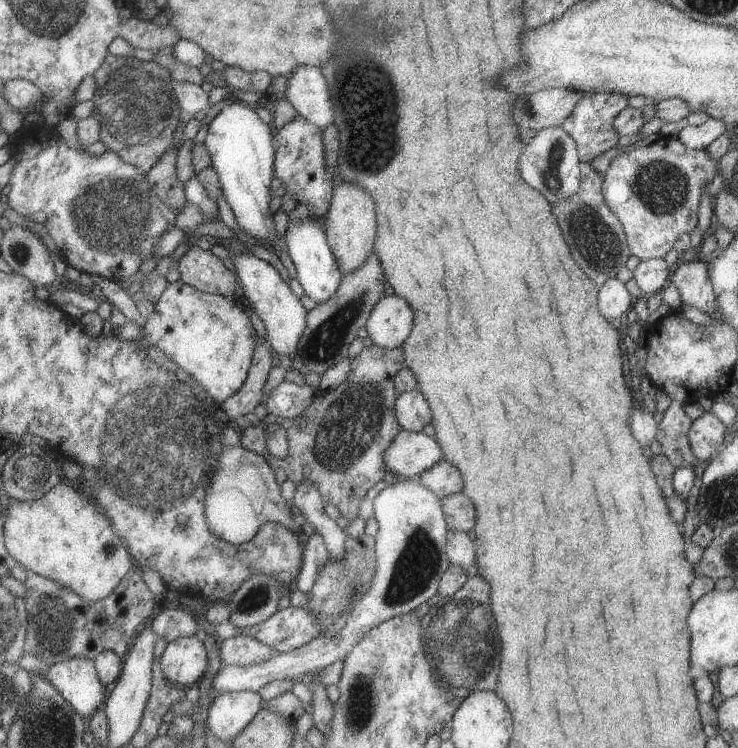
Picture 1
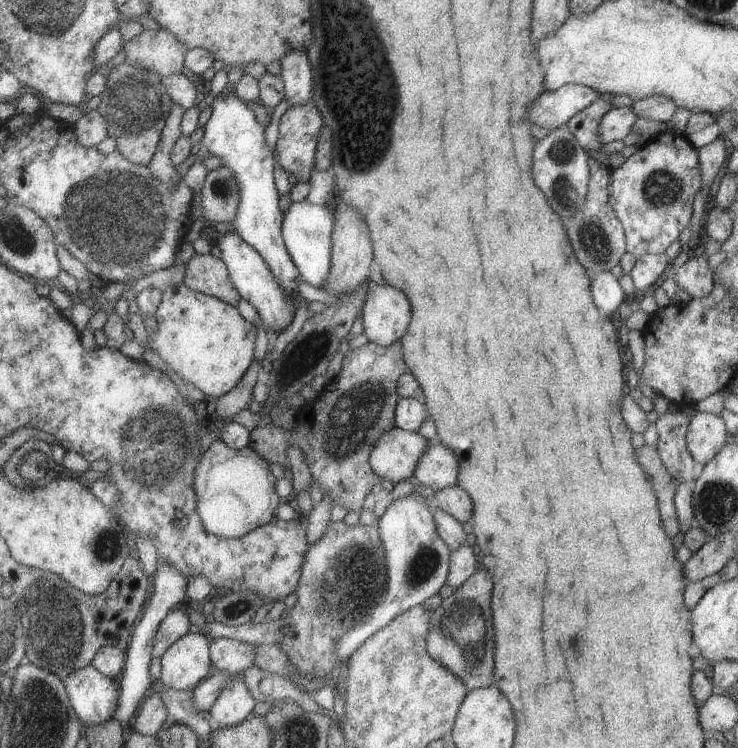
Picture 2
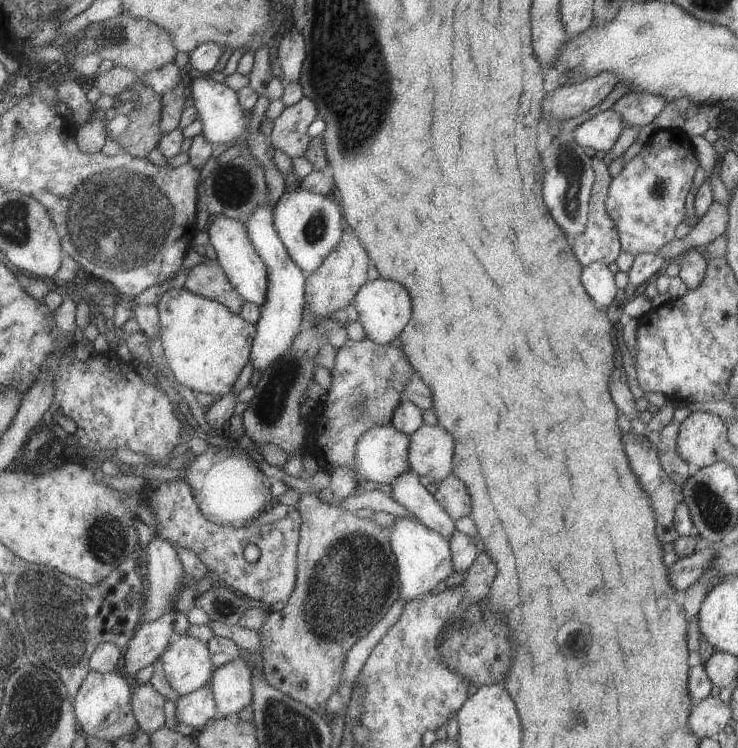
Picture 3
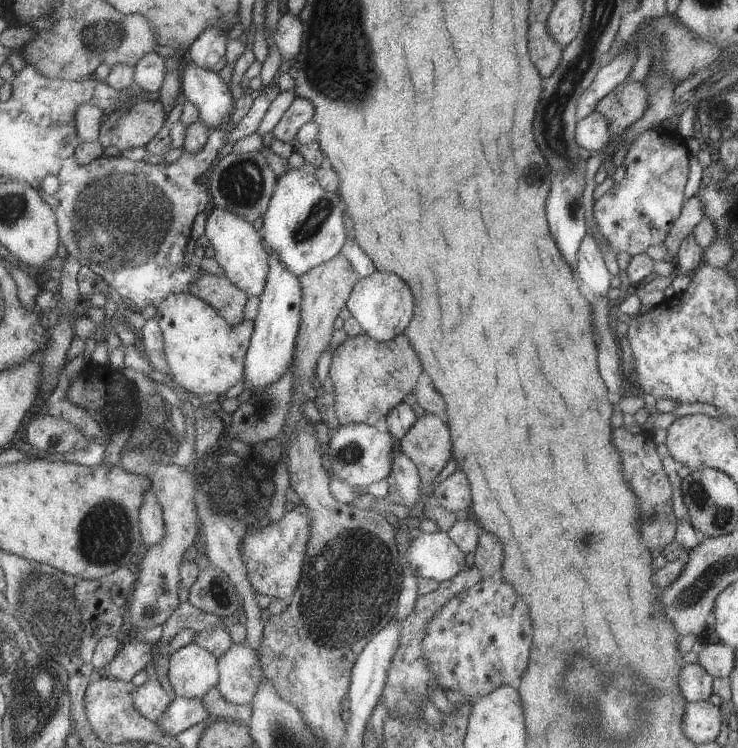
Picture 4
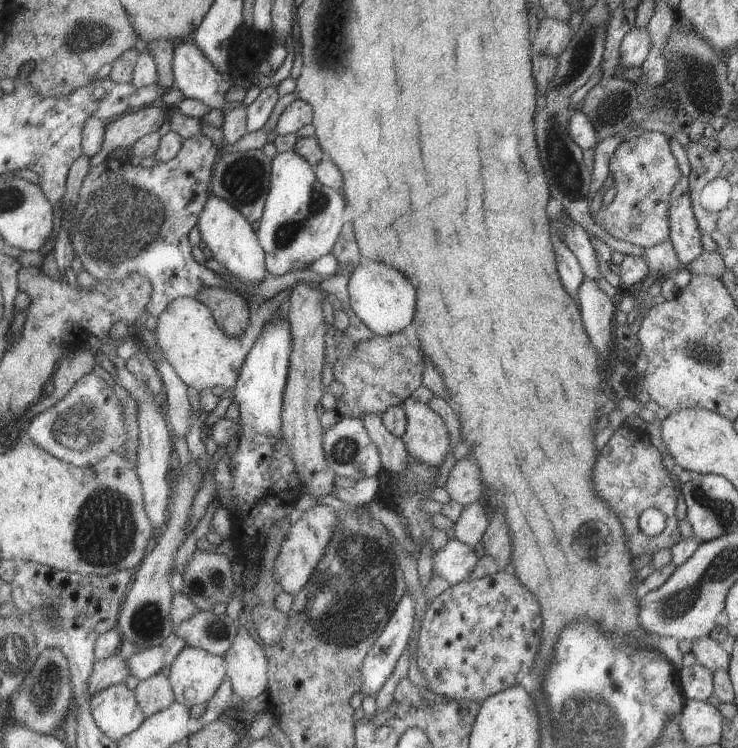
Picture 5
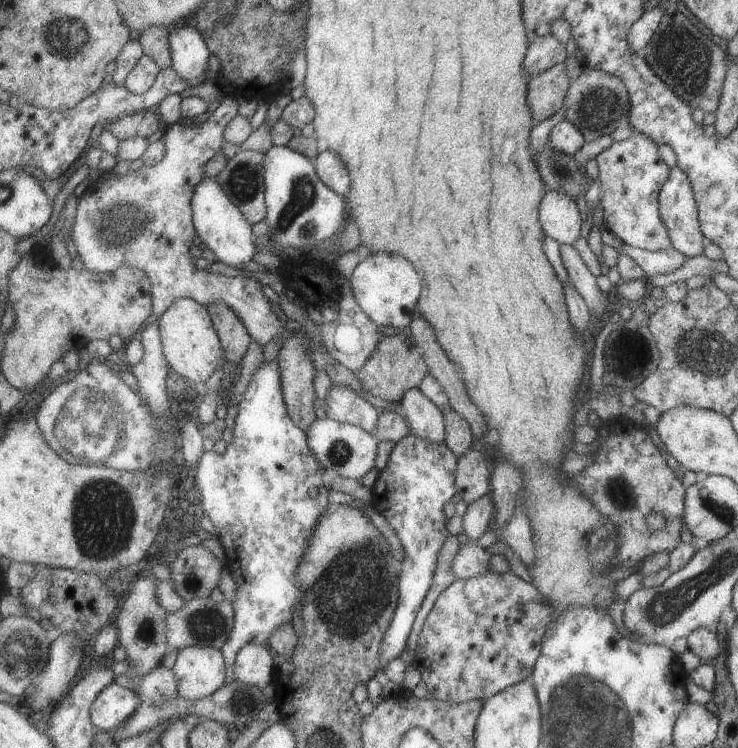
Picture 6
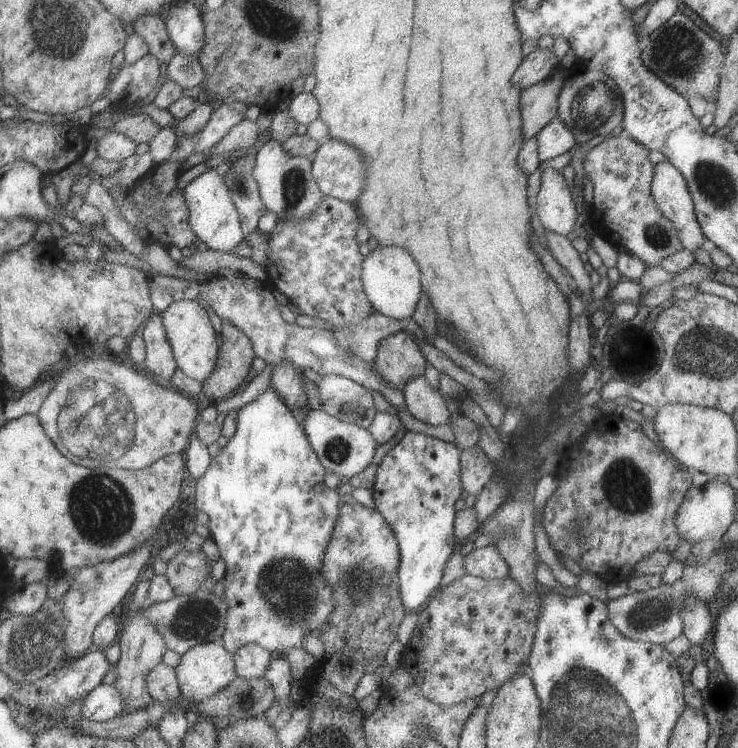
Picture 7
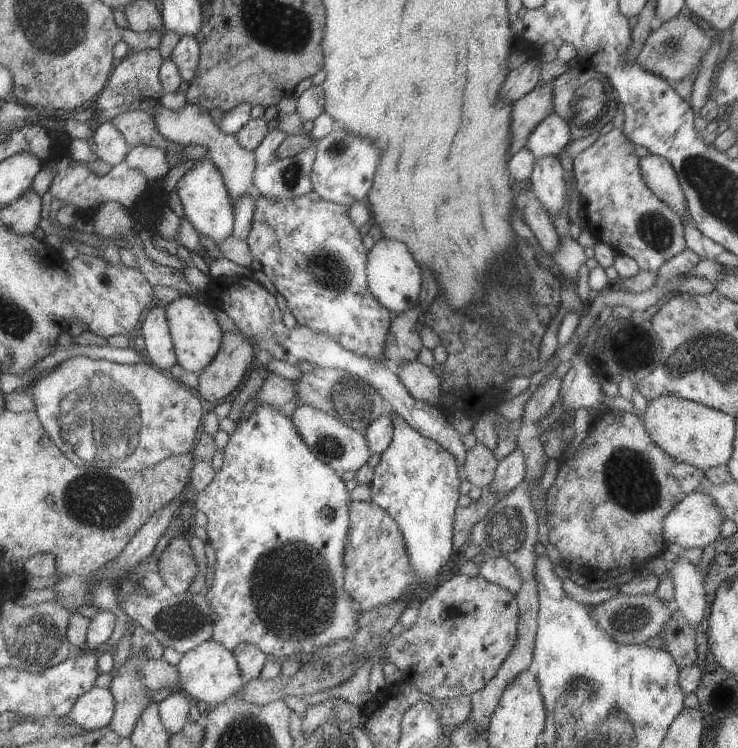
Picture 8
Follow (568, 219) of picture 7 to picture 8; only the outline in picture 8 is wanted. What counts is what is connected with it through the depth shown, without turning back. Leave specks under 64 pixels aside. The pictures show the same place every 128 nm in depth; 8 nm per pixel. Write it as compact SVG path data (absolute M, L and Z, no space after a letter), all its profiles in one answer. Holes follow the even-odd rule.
M558 156L536 158L532 168L531 186L536 198L542 202L544 210L551 218L556 218L566 208L565 170Z

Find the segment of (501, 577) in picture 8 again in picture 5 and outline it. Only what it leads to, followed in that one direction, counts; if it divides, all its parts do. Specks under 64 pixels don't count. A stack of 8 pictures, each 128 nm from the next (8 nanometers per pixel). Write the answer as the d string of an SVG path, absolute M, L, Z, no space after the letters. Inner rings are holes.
M450 539L446 546L442 546L438 552L433 552L433 572L454 585L472 577L478 559L474 547L458 539Z

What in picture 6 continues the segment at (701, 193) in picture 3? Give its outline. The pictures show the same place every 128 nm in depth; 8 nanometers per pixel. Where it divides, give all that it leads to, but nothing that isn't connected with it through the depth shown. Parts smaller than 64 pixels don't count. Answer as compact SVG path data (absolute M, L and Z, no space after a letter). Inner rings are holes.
M634 247L630 252L630 258L644 270L647 279L658 276L658 274L674 272L687 259L682 252L678 252L674 247L658 250L658 252L648 252L648 250Z

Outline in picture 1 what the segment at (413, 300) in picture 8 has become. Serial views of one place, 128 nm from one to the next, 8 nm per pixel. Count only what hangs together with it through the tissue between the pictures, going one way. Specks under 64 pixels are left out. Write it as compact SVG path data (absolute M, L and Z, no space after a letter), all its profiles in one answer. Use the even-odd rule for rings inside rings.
M385 293L373 306L365 326L374 345L398 348L412 332L412 316L412 308L404 298Z

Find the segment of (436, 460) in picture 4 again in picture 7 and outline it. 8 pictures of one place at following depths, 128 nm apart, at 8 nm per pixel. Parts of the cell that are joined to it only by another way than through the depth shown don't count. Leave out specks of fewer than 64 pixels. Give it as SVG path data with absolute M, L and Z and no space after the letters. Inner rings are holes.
M414 376L404 384L406 408L416 420L432 426L449 424L452 414L446 406L446 398L428 384L426 376Z

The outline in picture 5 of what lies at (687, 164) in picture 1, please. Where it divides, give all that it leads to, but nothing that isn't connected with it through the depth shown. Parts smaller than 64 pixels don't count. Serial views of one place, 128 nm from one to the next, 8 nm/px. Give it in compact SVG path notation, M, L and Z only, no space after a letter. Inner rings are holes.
M648 130L638 135L623 141L610 156L608 168L617 187L616 195L608 206L594 214L593 219L612 237L646 249L671 240L668 210L672 190L681 180L682 172L670 150L668 136Z

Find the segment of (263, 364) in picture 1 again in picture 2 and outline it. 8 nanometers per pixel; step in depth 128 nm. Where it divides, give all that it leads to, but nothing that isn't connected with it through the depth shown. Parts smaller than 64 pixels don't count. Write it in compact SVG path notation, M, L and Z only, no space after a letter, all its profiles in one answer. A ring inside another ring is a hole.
M261 361L252 362L240 382L224 396L217 398L217 402L213 408L213 414L220 418L233 418L244 408L248 408L248 403L252 402L252 390L258 380L258 372L260 372Z

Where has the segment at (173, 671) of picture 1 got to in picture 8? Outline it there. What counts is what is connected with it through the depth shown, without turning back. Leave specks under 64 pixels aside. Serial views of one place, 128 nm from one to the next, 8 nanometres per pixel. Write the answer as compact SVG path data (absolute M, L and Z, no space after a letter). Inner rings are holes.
M212 639L185 652L176 667L179 670L179 689L202 707L222 704L230 697L236 696L247 682L233 650L228 650Z

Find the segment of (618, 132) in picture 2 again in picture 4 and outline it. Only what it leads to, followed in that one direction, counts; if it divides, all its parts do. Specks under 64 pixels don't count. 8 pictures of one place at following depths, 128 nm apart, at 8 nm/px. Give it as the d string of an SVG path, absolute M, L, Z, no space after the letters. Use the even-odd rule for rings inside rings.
M597 111L580 119L575 129L577 144L591 152L606 149L611 142L611 136L609 123Z

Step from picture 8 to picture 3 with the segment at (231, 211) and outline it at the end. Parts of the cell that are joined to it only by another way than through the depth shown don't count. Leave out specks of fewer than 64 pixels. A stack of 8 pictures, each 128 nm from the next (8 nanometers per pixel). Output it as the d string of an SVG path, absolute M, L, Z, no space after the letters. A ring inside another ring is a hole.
M216 216L209 226L209 243L214 246L217 252L216 261L222 265L228 280L234 285L238 294L245 301L254 302L256 306L260 307L266 302L266 292L268 292L267 268L266 263L254 248L254 244L250 242L246 229L242 222L234 220L234 218Z

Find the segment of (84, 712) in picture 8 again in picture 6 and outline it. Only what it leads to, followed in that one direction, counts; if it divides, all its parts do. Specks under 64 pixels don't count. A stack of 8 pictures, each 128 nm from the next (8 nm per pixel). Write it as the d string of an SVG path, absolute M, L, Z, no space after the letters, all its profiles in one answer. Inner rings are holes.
M115 681L100 691L90 708L92 724L106 732L114 732L132 717L141 704L139 694L118 685Z

